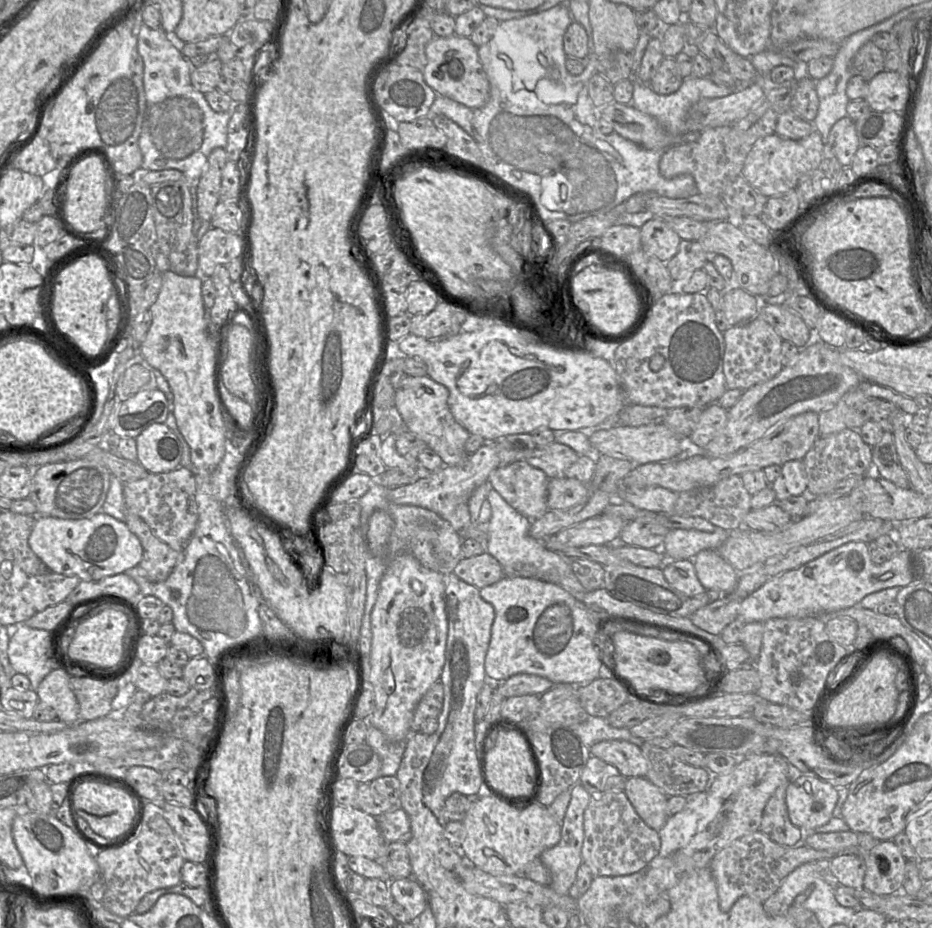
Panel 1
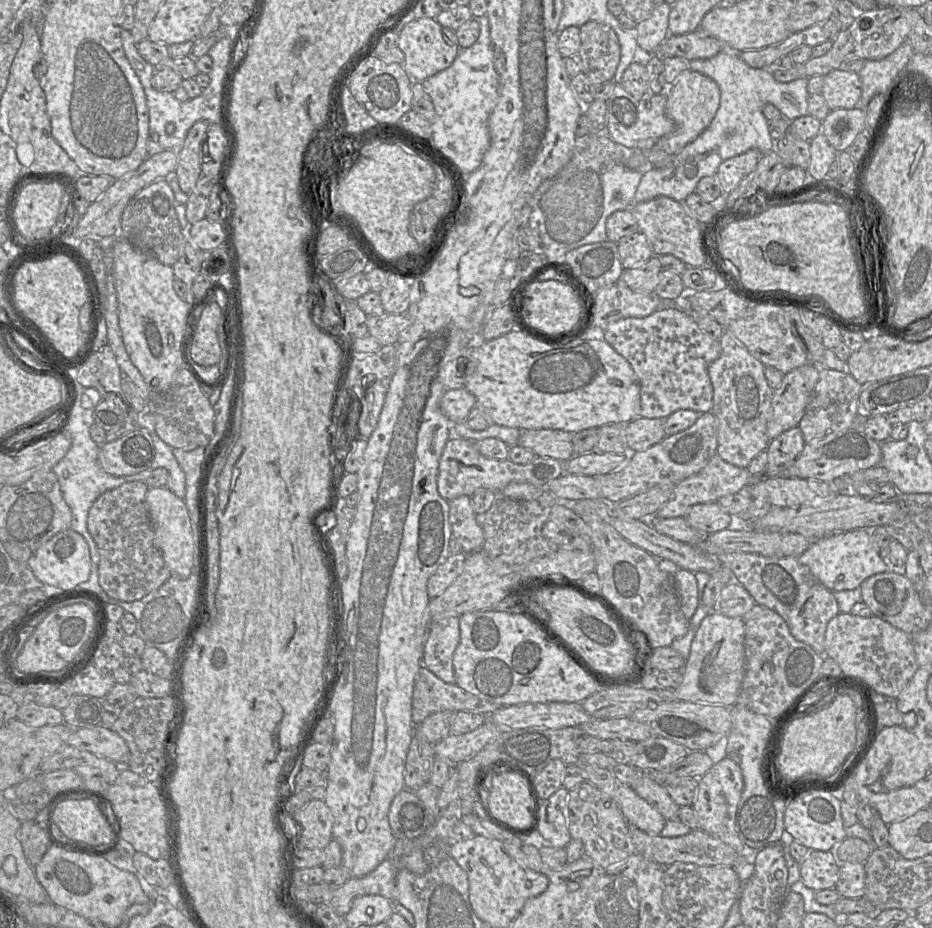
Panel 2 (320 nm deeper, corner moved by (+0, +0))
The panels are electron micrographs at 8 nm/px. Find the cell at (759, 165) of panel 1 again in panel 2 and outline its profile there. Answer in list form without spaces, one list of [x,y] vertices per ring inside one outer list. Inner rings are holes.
[[[751,149],[722,162],[717,170],[716,176],[725,194],[729,194],[734,190],[756,168],[762,157],[763,153],[760,150]]]

